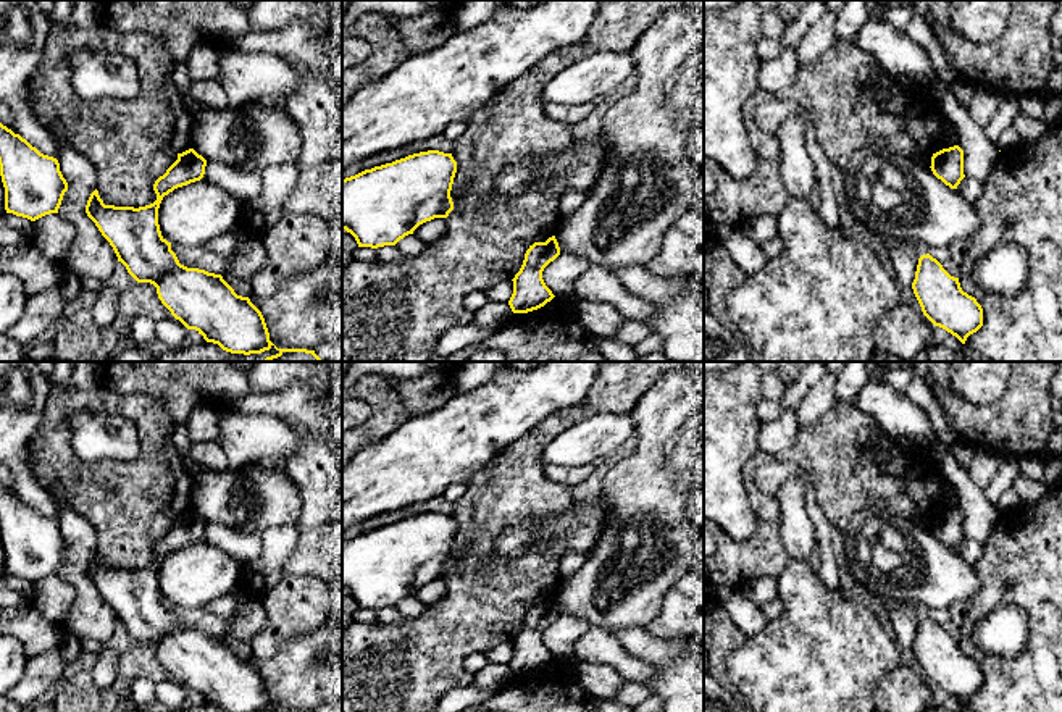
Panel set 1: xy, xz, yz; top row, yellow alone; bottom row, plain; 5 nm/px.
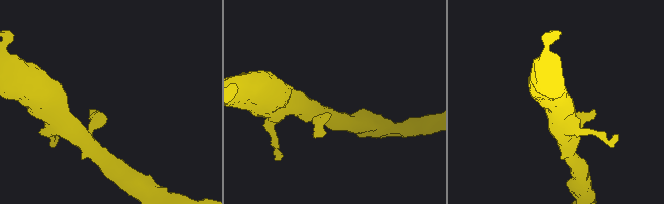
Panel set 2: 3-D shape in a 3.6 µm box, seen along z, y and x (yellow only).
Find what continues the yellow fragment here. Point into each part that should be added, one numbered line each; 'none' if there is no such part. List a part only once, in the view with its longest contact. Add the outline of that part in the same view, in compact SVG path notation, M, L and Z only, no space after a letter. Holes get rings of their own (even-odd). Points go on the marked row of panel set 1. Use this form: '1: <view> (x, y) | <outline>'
none

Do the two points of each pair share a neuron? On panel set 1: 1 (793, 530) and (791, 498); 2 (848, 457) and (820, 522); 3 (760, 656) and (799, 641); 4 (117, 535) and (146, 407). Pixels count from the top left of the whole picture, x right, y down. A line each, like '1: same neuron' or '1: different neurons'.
1: same neuron
2: different neurons
3: same neuron
4: same neuron

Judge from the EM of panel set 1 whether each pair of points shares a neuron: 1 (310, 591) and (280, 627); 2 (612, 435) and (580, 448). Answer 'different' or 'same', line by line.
1: same
2: same

